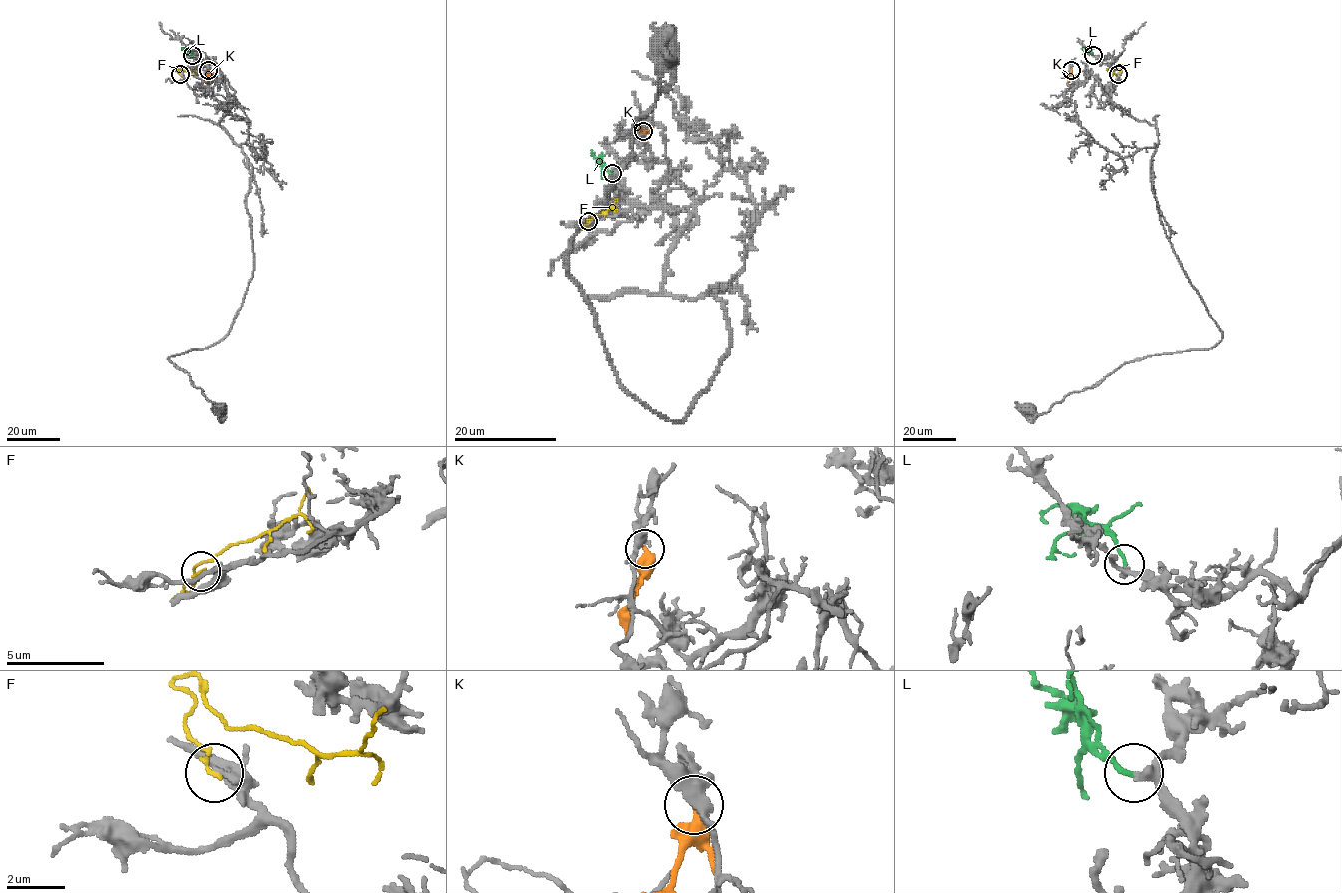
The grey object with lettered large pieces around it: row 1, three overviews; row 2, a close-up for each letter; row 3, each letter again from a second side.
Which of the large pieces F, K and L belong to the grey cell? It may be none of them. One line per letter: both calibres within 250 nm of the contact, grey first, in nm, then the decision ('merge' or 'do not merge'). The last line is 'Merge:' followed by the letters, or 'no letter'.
F: calibres 240 and 140 nm; do not merge
K: calibres 380 and 550 nm; do not merge
L: calibres 240 and 170 nm; merge
Merge: L

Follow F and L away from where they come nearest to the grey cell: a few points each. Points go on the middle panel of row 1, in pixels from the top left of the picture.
F: (588, 221), (585, 227), (586, 221), (618, 202)
L: (611, 174), (593, 152)

